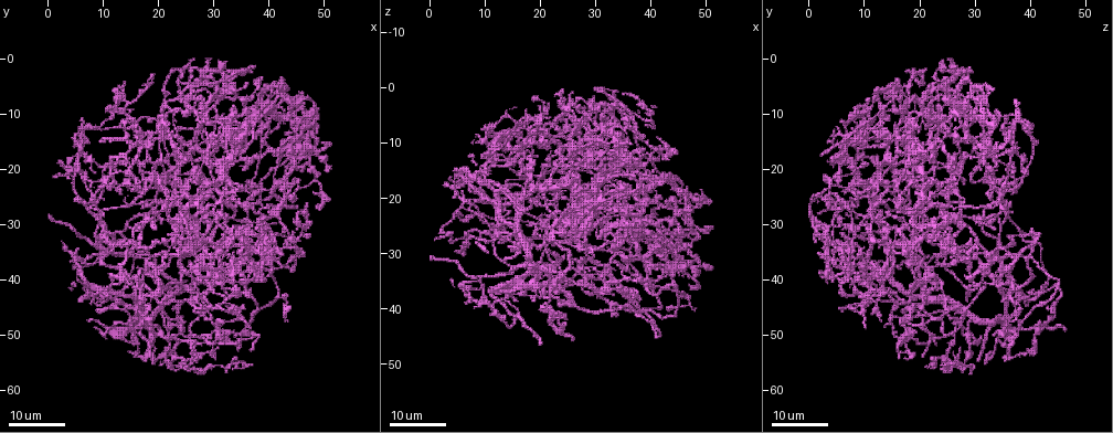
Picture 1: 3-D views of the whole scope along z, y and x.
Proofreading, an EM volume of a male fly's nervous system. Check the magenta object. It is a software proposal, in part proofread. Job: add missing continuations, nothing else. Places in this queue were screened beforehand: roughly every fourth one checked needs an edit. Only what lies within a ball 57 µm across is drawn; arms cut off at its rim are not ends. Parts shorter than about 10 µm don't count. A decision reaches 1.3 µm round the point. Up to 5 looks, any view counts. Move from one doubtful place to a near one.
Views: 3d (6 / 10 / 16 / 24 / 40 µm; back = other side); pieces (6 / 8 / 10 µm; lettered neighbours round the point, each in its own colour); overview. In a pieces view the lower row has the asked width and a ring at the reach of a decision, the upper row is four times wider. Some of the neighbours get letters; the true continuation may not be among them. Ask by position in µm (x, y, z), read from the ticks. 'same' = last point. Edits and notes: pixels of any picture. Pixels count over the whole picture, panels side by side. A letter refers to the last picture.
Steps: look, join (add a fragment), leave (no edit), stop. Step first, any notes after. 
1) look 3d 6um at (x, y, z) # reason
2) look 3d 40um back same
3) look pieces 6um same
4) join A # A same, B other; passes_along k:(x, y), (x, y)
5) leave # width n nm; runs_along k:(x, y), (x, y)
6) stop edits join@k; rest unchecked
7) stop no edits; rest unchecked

look 3d 16um at (22.0, 35.0, 11.0) # long arm stops here

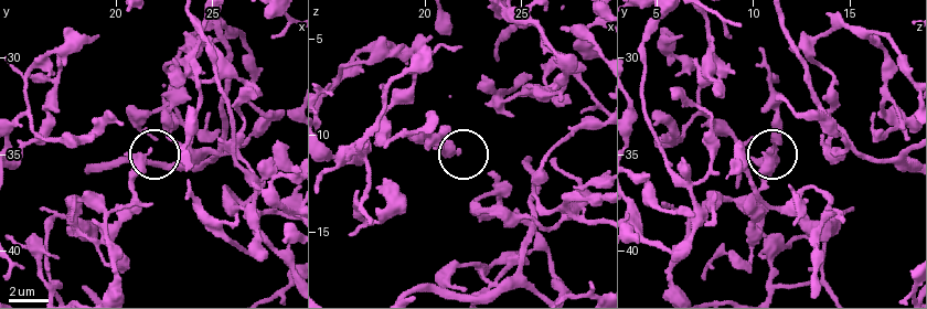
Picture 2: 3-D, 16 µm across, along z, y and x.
look pieces 8um at (21.7, 34.8, 10.8) # see the neighbours

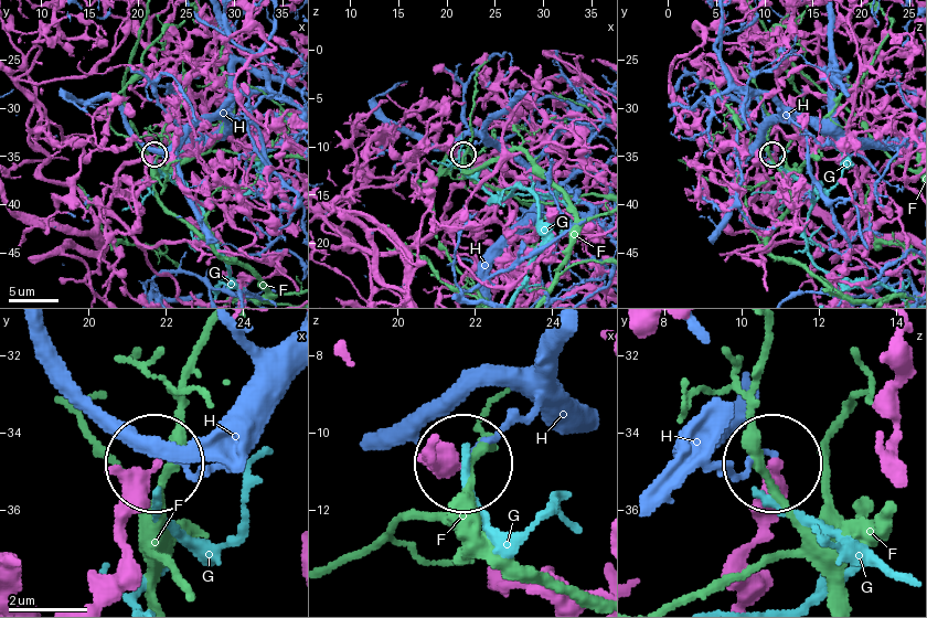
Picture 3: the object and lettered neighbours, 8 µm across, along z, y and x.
leave # F other, G other, H other; runs_along 3:(741, 593), (770, 467); no lettered fragment goes on from it

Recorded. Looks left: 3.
look 3d 24um at (35.5, 41.0, 23.0) # branch stops here

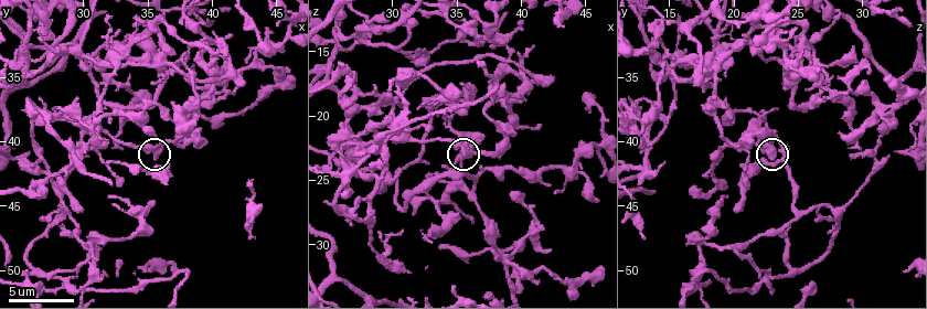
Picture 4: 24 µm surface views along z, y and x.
look pieces 8um at (35.8, 41.4, 22.8)

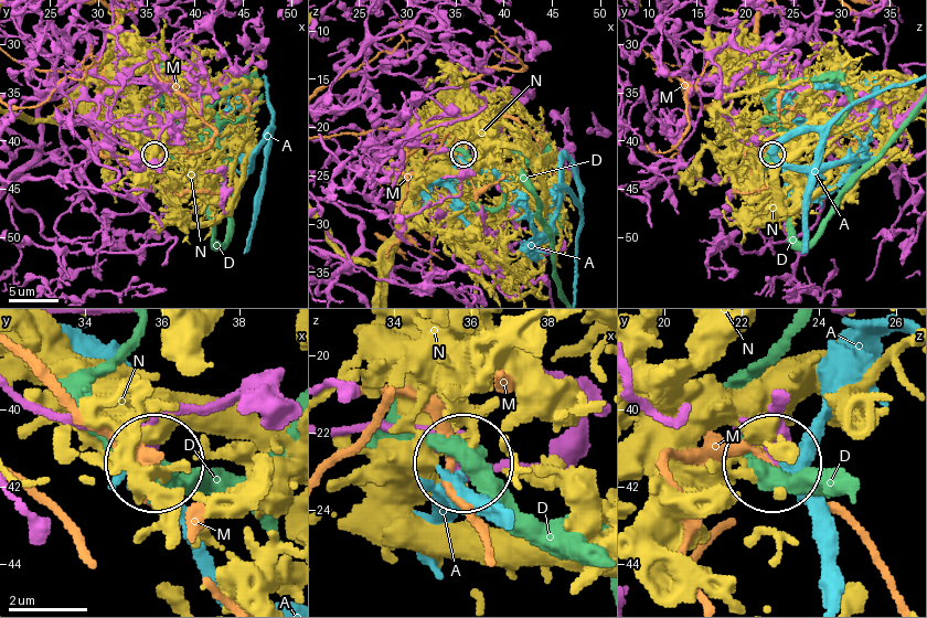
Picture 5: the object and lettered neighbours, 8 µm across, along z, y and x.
leave # A other, D other, M other, N other; no lettered fragment goes on from it

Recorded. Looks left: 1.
stop no edits; rest unchecked

